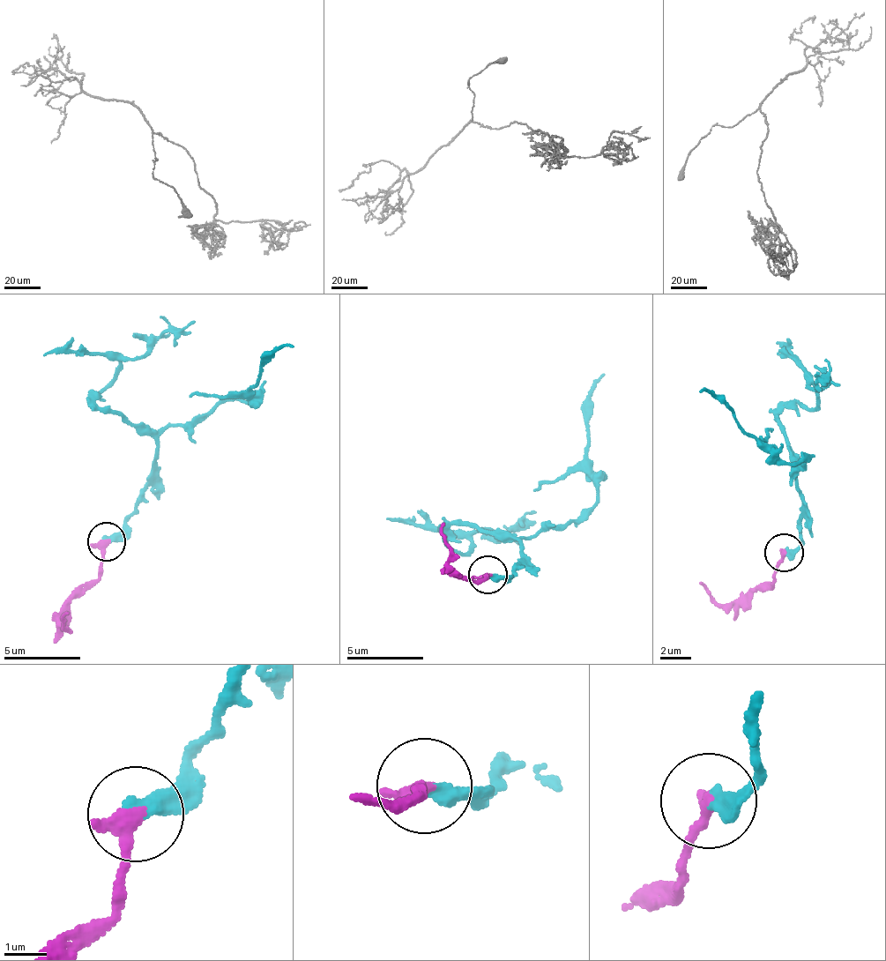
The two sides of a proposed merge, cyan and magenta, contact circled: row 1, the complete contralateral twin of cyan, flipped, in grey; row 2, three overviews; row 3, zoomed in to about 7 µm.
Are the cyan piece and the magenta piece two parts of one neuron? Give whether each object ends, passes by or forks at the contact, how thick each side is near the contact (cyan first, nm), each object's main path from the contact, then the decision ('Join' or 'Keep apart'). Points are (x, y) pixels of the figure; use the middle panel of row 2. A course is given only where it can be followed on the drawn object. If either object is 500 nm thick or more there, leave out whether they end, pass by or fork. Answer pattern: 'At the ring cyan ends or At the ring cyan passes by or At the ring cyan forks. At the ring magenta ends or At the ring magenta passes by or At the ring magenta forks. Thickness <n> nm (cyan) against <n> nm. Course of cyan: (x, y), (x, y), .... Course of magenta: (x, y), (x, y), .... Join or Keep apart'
At the ring cyan ends. At the ring magenta ends. Thickness 400 nm (cyan) against 340 nm. Course of cyan: (489, 574), (504, 582), (523, 553), (520, 539), (581, 519), (596, 502), (582, 411), (604, 373). Course of magenta: (489, 574), (470, 581), (453, 569), (445, 524). Join

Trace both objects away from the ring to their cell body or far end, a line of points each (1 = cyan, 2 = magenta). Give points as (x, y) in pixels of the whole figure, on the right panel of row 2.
1: (783, 554), (801, 544), (797, 469), (807, 459), (780, 463), (746, 431), (724, 402), (699, 391)
2: (783, 554), (772, 582), (742, 601), (719, 605), (701, 584)

